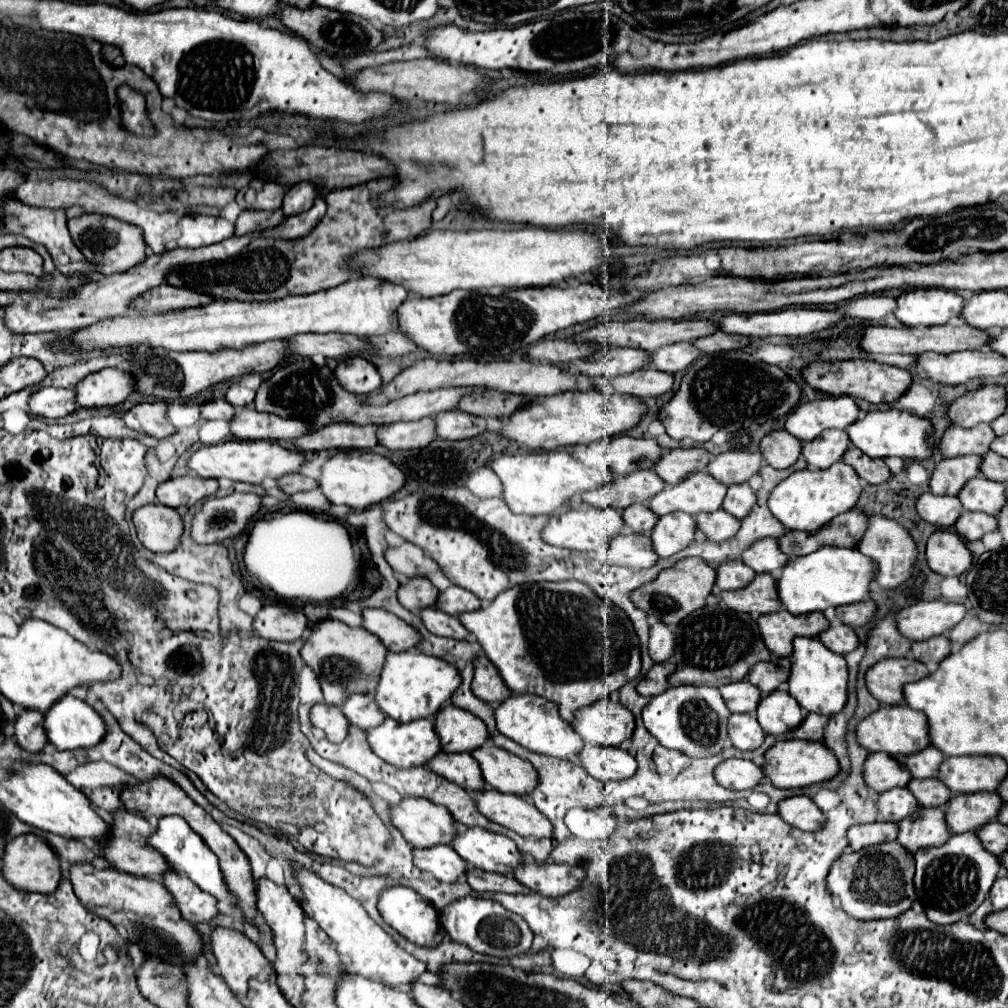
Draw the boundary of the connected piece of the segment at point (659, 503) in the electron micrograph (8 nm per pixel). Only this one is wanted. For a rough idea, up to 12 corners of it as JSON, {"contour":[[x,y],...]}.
{"contour":[[708,472],[666,486],[648,500],[662,516],[722,506],[726,486]]}

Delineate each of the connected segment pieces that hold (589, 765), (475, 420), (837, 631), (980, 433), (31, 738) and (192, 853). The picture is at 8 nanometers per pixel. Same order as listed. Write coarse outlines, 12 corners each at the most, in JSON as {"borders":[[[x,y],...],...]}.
{"borders":[[[584,746],[582,768],[598,780],[624,780],[636,760],[622,748]],[[448,410],[432,416],[436,436],[444,440],[472,438],[486,420]],[[830,624],[818,634],[820,642],[836,654],[858,646],[854,630]],[[990,424],[950,426],[938,448],[944,458],[988,452]],[[20,710],[14,722],[18,744],[40,752],[48,742],[38,710]],[[180,816],[160,818],[148,844],[174,872],[238,910],[216,854]]]}

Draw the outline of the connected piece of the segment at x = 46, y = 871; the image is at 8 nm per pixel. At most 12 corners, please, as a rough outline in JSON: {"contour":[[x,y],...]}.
{"contour":[[36,834],[4,846],[2,876],[24,892],[50,894],[58,856]]}

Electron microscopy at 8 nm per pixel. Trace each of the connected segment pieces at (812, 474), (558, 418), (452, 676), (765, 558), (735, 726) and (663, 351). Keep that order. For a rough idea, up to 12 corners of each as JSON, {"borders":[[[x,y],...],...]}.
{"borders":[[[842,460],[796,470],[768,496],[788,530],[852,510],[862,480]],[[560,392],[500,418],[530,450],[610,438],[640,422],[634,396]],[[388,652],[374,702],[396,722],[432,720],[460,686],[448,662]],[[764,538],[742,552],[754,572],[774,574],[788,560],[776,538]],[[732,714],[728,736],[740,750],[756,750],[764,732],[752,714]],[[690,342],[662,346],[648,366],[676,374],[700,356]]]}

